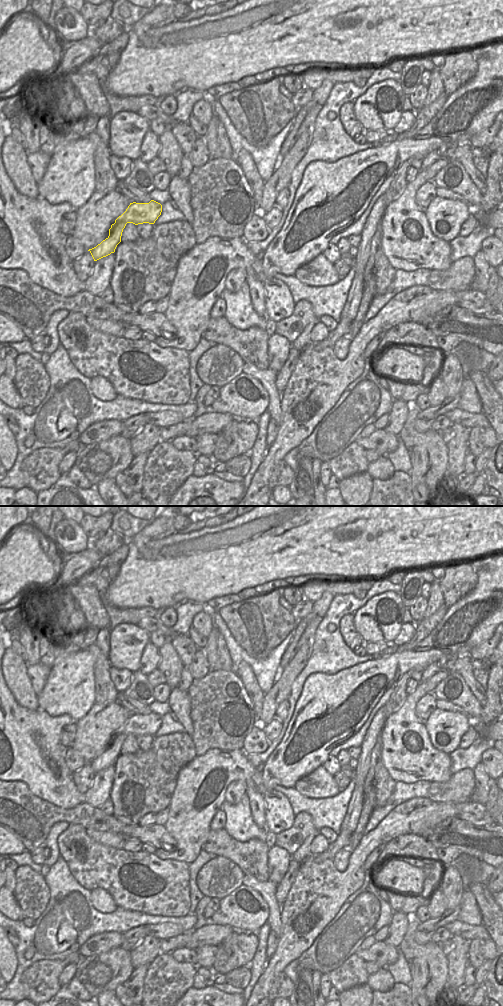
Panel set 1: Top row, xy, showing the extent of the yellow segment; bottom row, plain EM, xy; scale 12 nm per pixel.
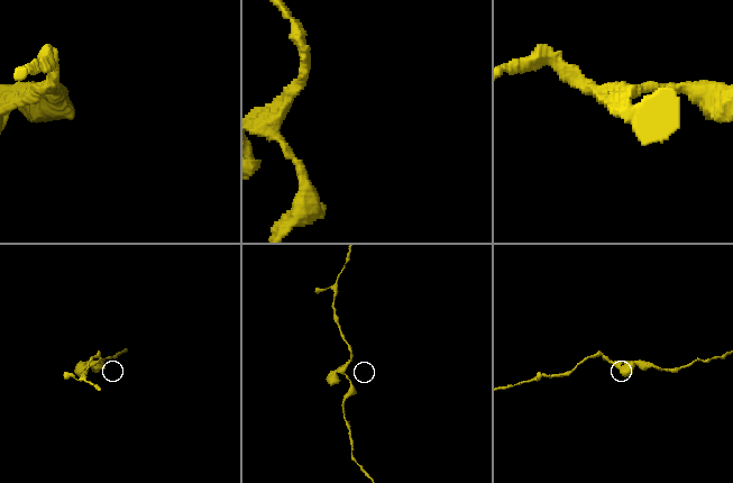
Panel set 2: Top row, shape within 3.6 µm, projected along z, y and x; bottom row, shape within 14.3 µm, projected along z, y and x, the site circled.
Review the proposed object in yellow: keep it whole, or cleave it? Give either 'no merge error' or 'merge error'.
no merge error

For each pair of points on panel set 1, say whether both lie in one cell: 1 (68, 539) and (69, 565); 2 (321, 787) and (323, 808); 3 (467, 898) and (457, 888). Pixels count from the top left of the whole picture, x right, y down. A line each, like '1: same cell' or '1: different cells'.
1: different cells
2: different cells
3: different cells

